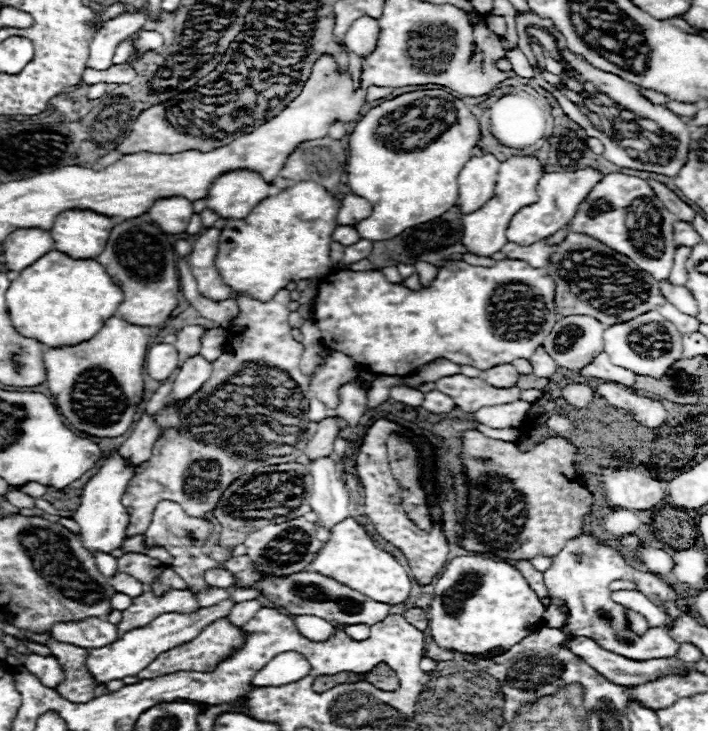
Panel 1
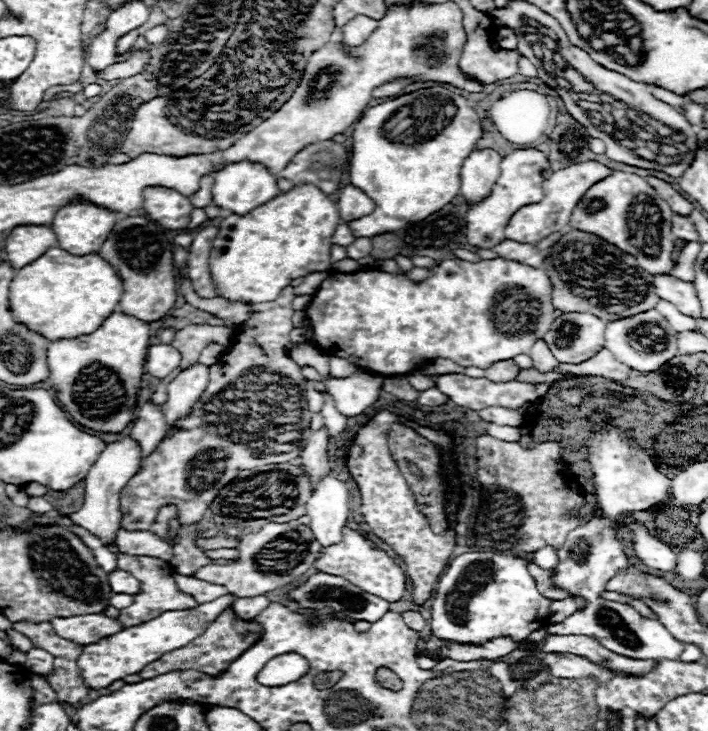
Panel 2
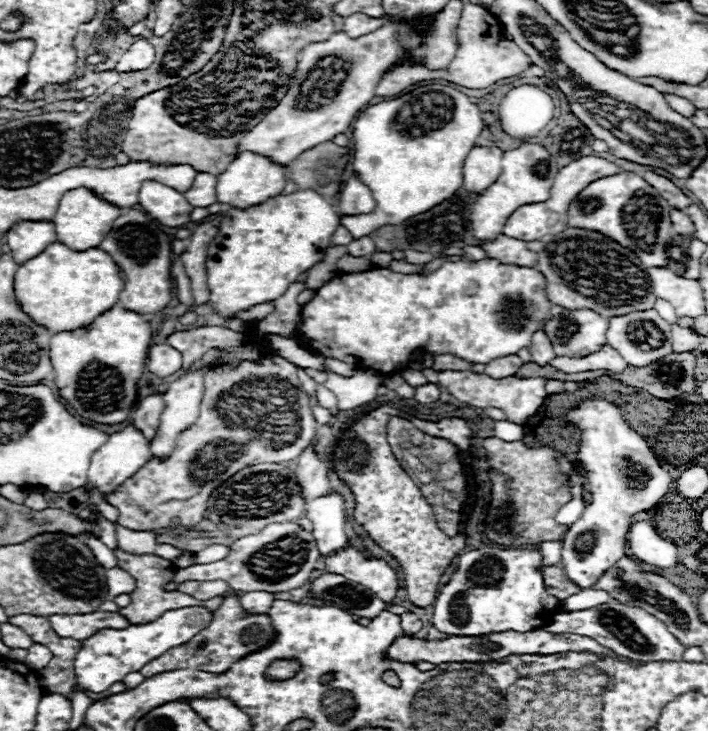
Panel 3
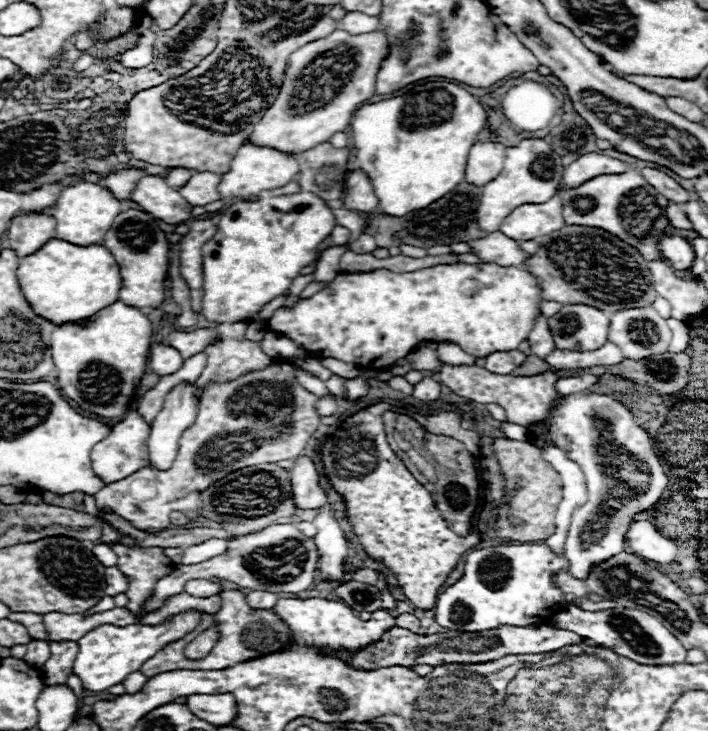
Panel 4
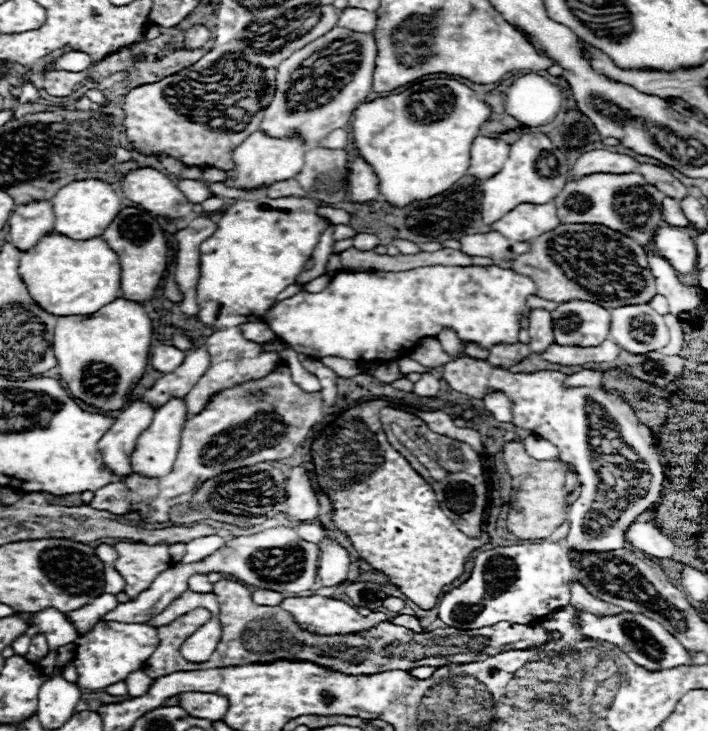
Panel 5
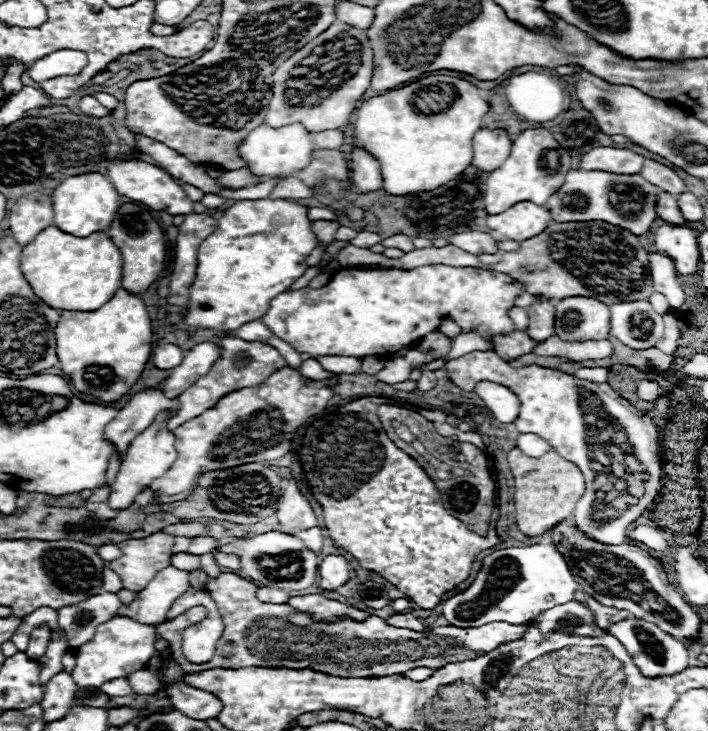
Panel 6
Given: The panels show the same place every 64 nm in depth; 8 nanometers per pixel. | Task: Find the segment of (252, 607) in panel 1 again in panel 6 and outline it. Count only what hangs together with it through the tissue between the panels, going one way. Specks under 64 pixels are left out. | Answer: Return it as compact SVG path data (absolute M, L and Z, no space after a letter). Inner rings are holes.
M258 588L256 596L258 596L258 600L270 602L270 604L284 604L288 600L288 594L278 588Z

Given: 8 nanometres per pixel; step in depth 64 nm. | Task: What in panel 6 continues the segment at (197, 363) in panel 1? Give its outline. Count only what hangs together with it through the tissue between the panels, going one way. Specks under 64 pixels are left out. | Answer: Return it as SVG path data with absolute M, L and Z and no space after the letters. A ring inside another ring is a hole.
M162 412L162 416L156 416L154 424L150 424L150 428L146 428L142 434L138 434L130 448L128 448L128 454L120 466L120 472L112 484L112 496L110 496L110 506L112 508L128 508L134 498L158 476L164 476L170 466L174 464L176 460L176 436L172 430L168 430L168 420L170 416L166 412Z

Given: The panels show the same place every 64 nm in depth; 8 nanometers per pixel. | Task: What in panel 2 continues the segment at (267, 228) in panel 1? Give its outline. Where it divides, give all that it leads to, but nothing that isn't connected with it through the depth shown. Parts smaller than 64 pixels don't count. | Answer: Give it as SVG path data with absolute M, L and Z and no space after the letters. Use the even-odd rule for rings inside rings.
M312 184L294 186L246 216L226 216L210 254L210 272L220 296L244 304L272 302L294 278L330 270L330 238L340 222L336 204Z

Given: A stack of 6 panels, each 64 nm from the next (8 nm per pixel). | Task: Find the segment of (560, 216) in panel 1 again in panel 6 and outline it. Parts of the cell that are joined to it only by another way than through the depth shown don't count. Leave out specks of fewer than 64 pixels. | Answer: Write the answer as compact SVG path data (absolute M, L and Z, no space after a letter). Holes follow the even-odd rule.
M594 148L586 152L580 160L582 170L604 170L604 172L618 172L618 174L640 172L642 164L644 158L640 154L622 148ZM522 202L502 214L488 216L486 222L496 236L522 242L544 232L552 220L550 220L550 210L546 206Z

